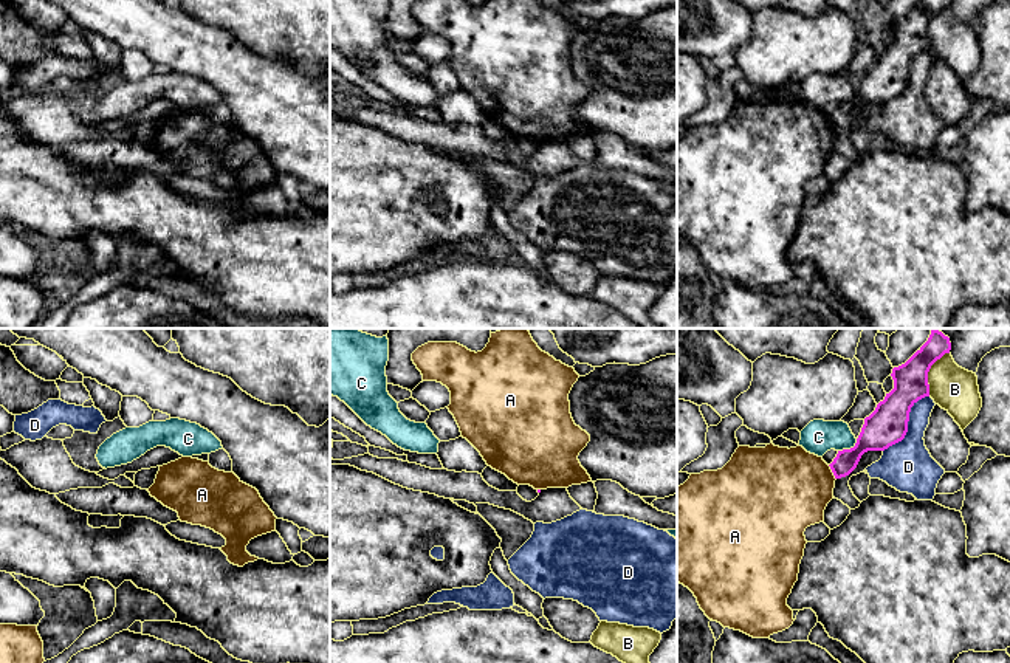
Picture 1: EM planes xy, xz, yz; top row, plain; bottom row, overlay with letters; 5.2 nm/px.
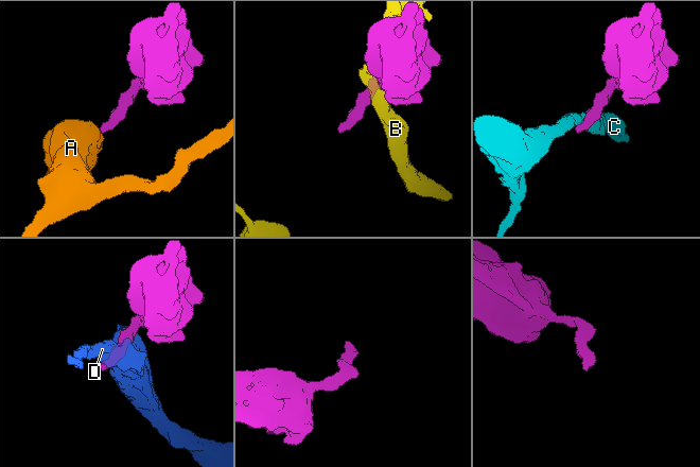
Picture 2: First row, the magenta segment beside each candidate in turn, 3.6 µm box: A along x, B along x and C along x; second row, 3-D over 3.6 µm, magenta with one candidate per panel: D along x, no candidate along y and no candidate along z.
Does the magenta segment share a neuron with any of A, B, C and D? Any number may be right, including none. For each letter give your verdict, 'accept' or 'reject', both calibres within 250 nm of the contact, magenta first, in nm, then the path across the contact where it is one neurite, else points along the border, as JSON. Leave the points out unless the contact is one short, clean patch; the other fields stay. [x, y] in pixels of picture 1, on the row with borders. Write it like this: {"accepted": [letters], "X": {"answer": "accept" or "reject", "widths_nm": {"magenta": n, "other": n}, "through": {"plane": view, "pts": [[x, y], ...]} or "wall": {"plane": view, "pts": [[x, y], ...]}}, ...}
{"accepted": [], "A": {"answer": "reject", "widths_nm": {"magenta": 120, "other": 420}, "wall": {"plane": "yz", "pts": [[827, 465], [835, 479]]}}, "B": {"answer": "reject", "widths_nm": {"magenta": 180, "other": 240}}, "C": {"answer": "reject", "widths_nm": {"magenta": 200, "other": 170}, "wall": {"plane": "yz", "pts": [[857, 439], [852, 446], [838, 451]]}}, "D": {"answer": "reject", "widths_nm": {"magenta": 200, "other": 260}}}

